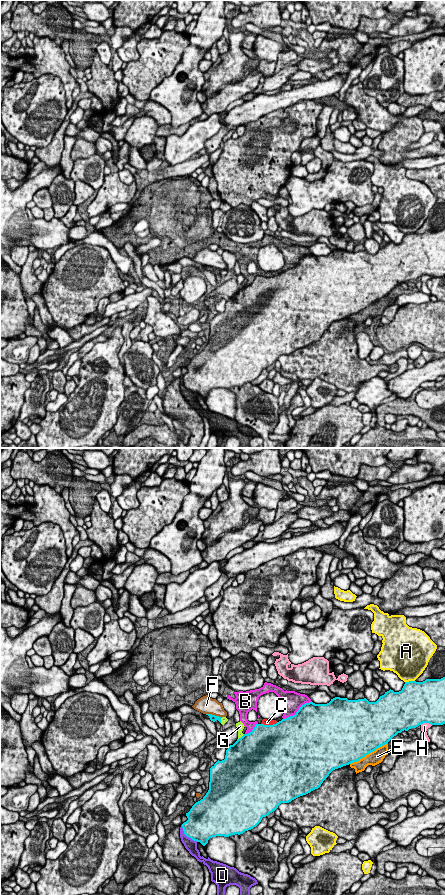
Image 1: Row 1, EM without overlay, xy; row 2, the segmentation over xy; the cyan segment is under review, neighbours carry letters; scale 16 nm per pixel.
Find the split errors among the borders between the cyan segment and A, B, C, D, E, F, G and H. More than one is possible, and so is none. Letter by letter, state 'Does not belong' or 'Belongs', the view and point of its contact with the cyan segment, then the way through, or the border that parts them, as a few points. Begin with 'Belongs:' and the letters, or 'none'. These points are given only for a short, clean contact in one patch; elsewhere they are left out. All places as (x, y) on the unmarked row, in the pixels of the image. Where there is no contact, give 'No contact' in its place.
Belongs: none
A: Does not belong. Touches cyan at xy (409, 233)
B: Does not belong. Touches cyan at xy (297, 263)
C: Does not belong. Touches cyan at xy (269, 277)
D: Does not belong. Touches cyan at xy (187, 388)
E: Does not belong. Touches cyan at xy (368, 305)
F: Does not belong. Touches cyan at xy (214, 267)
G: Does not belong. Touches cyan at xy (242, 288)
H: Does not belong. Touches cyan at xy (426, 274)

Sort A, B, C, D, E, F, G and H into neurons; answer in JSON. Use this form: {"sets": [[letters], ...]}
{"sets": [["A"], ["B", "C"], ["D"], ["E"], ["F"], ["G"], ["H"]]}

